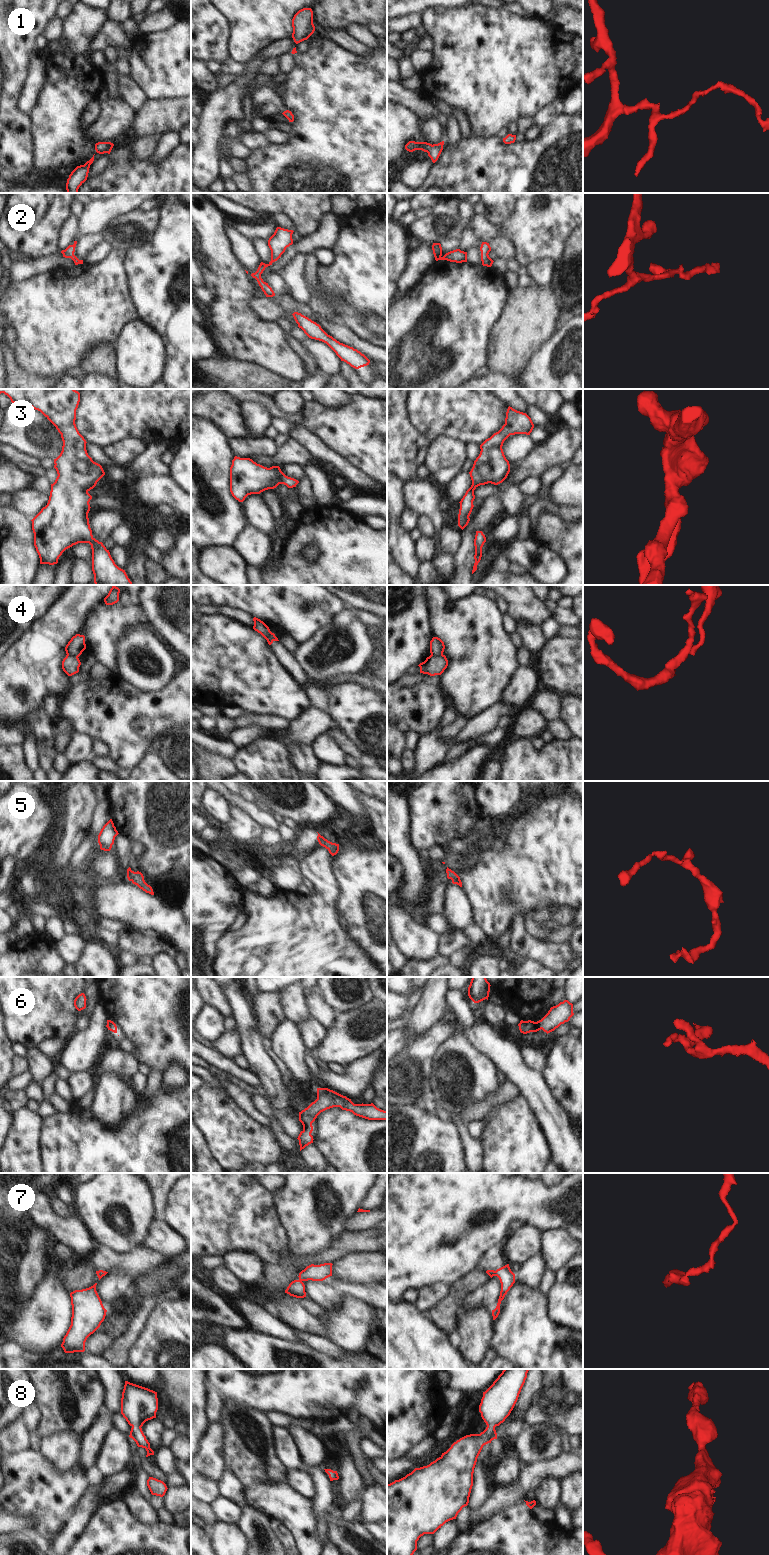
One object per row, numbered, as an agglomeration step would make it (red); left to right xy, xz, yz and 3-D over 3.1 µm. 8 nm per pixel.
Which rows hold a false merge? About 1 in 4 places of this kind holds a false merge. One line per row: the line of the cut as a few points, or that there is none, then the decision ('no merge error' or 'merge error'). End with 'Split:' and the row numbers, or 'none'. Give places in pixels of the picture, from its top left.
1: no cut | no merge error
2: no cut | no merge error
3: no cut | no merge error
4: yz (431, 654), (442, 655) | merge error
5: no cut | no merge error
6: no cut | no merge error
7: no cut | no merge error
8: no cut | no merge error
Split: 4

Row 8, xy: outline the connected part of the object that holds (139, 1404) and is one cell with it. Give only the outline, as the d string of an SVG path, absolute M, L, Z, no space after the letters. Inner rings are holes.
M125 1381L121 1398L121 1414L132 1427L129 1437L138 1447L146 1449L146 1457L154 1455L154 1451L150 1448L150 1443L141 1427L146 1421L156 1418L157 1410L157 1392Z

